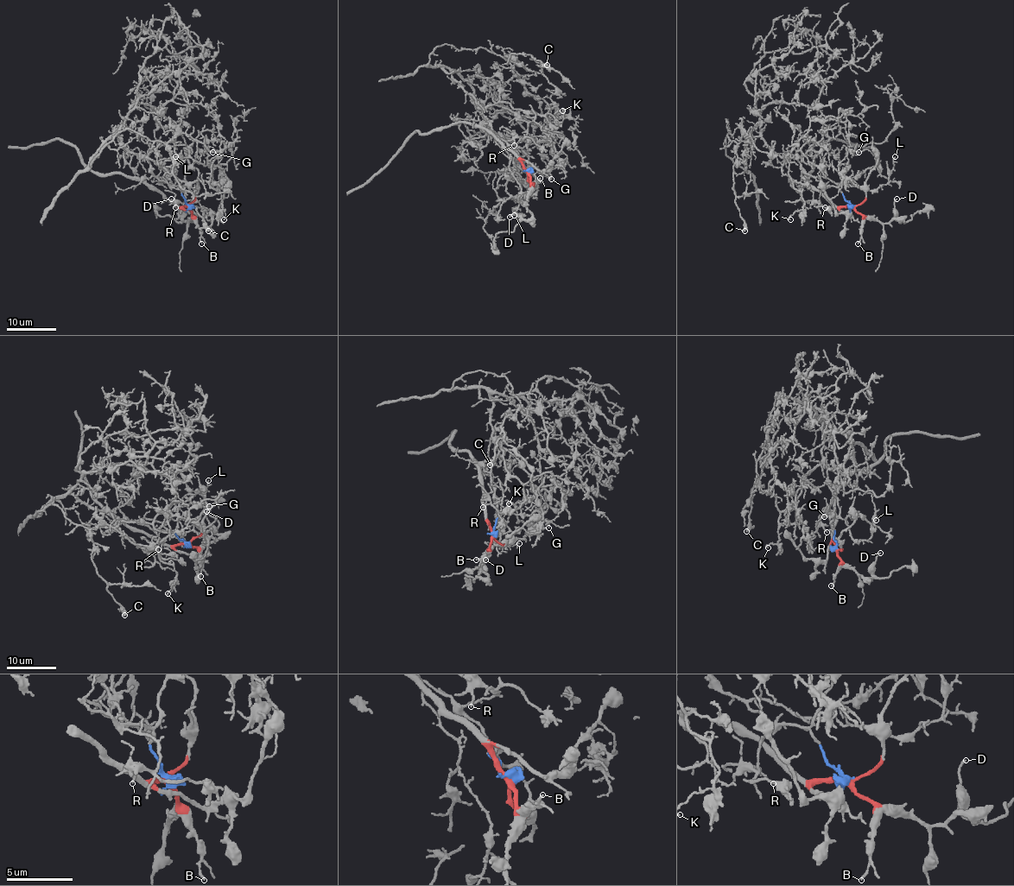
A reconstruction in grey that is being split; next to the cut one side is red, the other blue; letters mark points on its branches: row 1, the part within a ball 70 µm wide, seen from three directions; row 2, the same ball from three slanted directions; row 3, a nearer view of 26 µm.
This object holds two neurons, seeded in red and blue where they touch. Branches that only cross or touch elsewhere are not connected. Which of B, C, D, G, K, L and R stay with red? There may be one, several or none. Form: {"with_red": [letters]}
{"with_red": ["B", "D"]}

